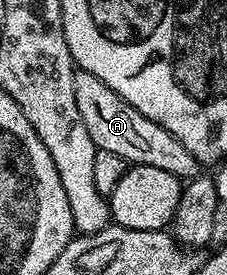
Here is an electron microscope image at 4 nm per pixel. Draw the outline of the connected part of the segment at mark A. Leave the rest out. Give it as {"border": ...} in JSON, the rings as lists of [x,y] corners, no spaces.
{"border":[[[78,69],[72,79],[72,95],[76,95],[76,107],[80,111],[80,119],[84,119],[84,127],[88,127],[88,135],[92,135],[92,143],[95,149],[113,151],[120,155],[128,163],[136,165],[151,165],[161,167],[164,171],[172,171],[179,179],[193,179],[199,176],[200,166],[192,151],[176,139],[164,127],[152,123],[132,103],[120,99],[112,87],[100,83],[96,75],[88,71]]]}

